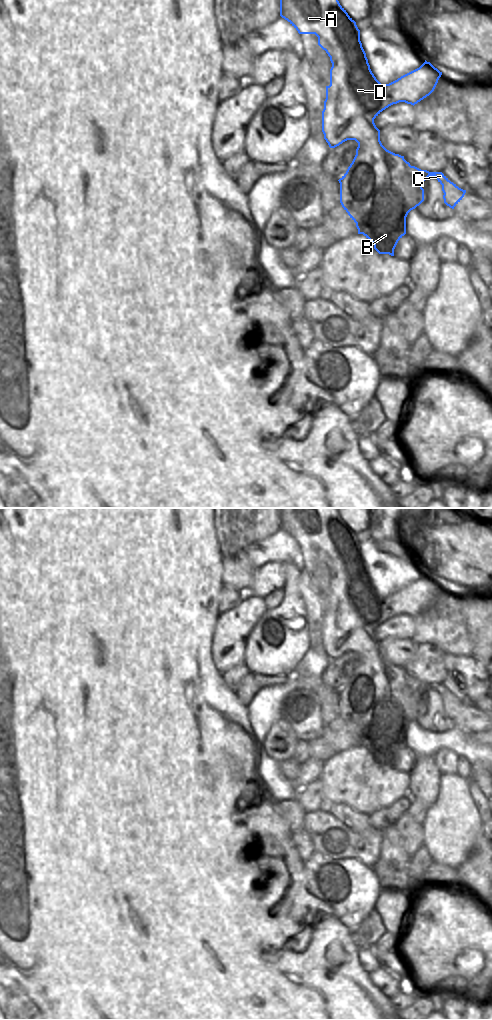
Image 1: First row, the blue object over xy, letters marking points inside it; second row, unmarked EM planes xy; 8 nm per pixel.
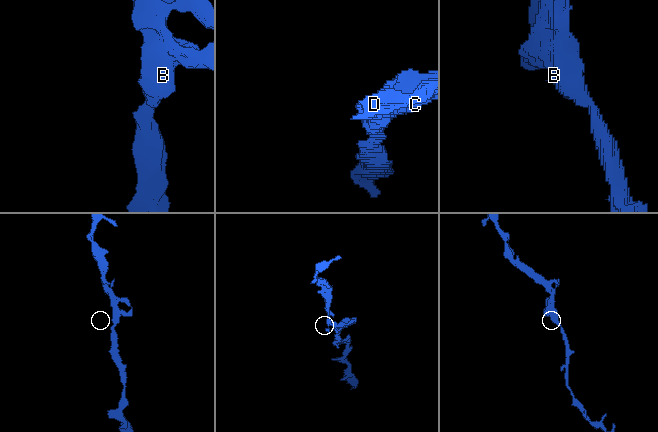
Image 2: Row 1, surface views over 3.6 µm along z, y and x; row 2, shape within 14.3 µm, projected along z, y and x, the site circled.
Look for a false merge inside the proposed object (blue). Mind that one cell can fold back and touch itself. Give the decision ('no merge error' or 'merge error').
no merge error

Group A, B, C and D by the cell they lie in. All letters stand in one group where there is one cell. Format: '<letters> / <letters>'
A B C D

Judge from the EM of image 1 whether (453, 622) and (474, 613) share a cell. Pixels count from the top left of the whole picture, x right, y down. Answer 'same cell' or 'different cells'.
different cells

